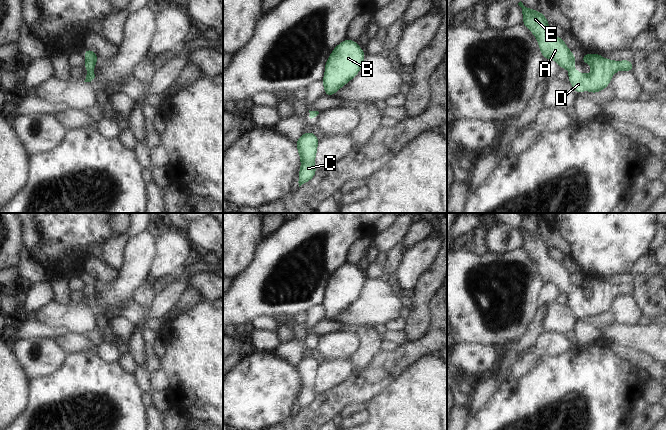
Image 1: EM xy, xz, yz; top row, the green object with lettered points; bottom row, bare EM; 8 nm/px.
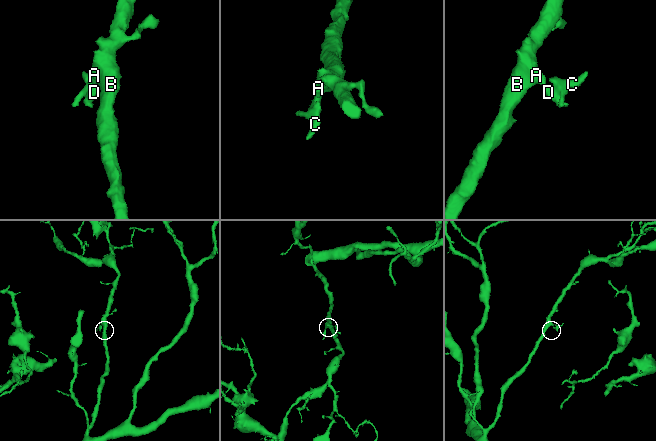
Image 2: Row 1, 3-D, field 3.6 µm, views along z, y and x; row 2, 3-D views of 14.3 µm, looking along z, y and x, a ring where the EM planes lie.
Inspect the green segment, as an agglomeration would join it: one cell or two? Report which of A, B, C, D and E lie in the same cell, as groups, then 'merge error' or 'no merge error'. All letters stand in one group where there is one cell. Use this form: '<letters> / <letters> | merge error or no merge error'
A B C D E | no merge error

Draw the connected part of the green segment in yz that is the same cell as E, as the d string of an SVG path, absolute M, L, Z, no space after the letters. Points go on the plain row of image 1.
M521 225L518 229L522 232L524 242L522 247L536 261L543 282L553 283L561 292L569 294L568 305L576 317L582 317L584 314L598 317L608 311L616 295L633 295L634 291L630 284L613 285L592 277L581 281L584 288L591 289L592 296L590 298L578 296L573 292L575 279L568 273L563 262L558 262L550 256L549 247L545 240L534 233L528 233Z

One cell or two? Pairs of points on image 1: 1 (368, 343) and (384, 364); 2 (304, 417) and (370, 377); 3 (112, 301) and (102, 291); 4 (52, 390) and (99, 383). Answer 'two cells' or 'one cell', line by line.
1: two cells
2: one cell
3: one cell
4: one cell

